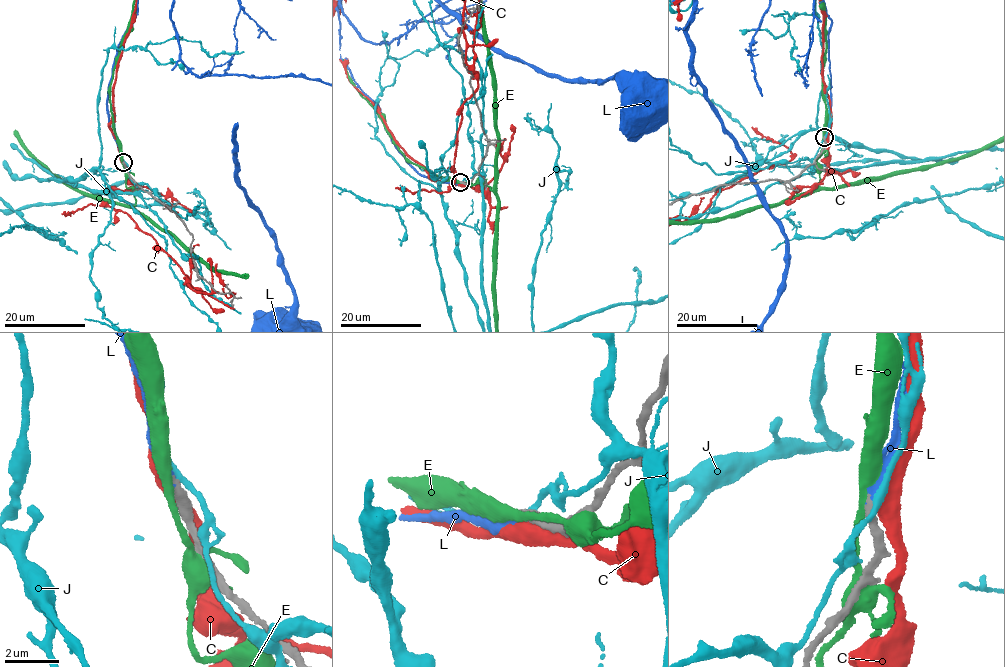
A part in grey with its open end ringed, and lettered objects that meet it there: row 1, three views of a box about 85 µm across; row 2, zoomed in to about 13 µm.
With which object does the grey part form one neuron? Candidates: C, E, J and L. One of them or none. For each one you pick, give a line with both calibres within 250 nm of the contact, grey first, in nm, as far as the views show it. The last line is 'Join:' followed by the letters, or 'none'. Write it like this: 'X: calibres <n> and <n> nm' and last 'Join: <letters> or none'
L: calibres 340 and 280 nm
Join: L

